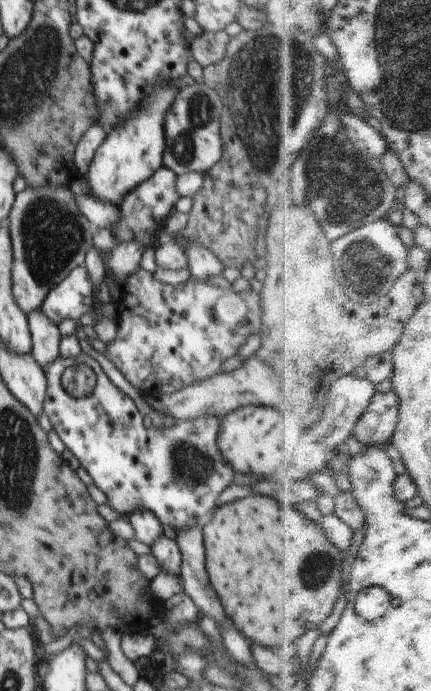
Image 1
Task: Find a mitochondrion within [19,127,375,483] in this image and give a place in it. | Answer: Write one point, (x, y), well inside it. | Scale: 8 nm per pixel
(75, 382)

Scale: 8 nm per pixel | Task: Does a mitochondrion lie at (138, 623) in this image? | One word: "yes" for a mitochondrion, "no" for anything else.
no

